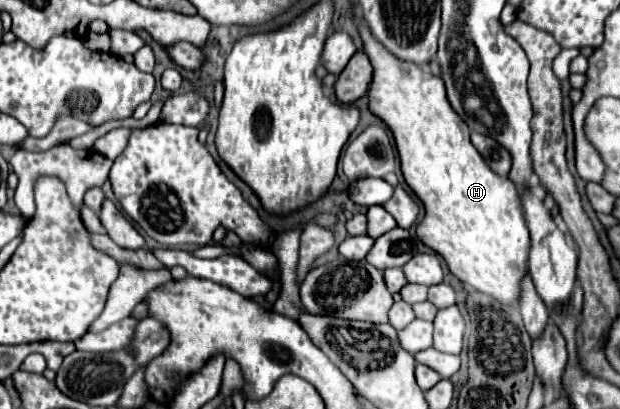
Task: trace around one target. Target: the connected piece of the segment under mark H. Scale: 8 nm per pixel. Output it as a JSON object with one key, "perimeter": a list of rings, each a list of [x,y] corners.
{"perimeter":[[[363,20],[359,24],[359,34],[363,38],[363,50],[367,52],[373,64],[369,108],[393,130],[405,182],[425,204],[425,218],[417,226],[419,240],[425,246],[433,248],[437,254],[441,254],[447,260],[449,270],[461,282],[495,298],[501,306],[519,304],[521,282],[527,274],[531,238],[521,212],[521,198],[517,186],[507,176],[493,174],[481,154],[471,146],[469,128],[451,108],[441,78],[433,76],[431,72],[423,72],[421,66],[397,60],[371,36]]]}

